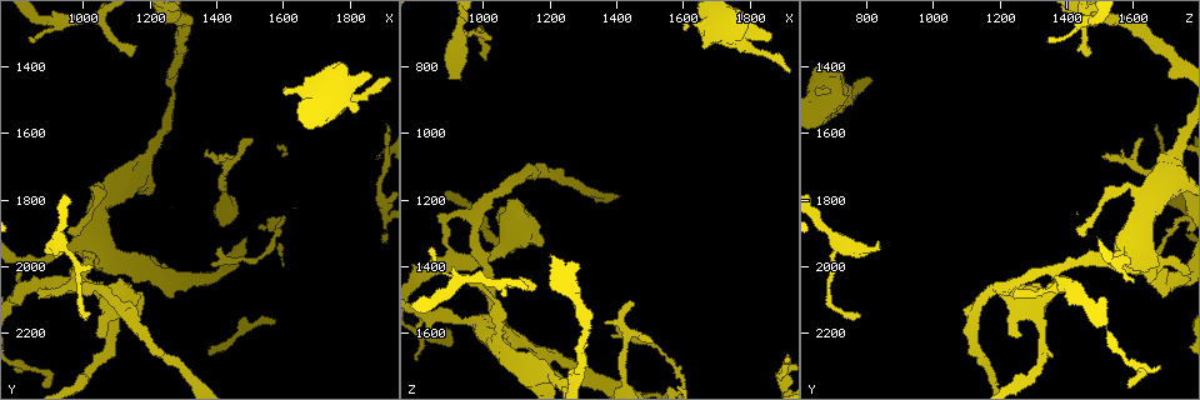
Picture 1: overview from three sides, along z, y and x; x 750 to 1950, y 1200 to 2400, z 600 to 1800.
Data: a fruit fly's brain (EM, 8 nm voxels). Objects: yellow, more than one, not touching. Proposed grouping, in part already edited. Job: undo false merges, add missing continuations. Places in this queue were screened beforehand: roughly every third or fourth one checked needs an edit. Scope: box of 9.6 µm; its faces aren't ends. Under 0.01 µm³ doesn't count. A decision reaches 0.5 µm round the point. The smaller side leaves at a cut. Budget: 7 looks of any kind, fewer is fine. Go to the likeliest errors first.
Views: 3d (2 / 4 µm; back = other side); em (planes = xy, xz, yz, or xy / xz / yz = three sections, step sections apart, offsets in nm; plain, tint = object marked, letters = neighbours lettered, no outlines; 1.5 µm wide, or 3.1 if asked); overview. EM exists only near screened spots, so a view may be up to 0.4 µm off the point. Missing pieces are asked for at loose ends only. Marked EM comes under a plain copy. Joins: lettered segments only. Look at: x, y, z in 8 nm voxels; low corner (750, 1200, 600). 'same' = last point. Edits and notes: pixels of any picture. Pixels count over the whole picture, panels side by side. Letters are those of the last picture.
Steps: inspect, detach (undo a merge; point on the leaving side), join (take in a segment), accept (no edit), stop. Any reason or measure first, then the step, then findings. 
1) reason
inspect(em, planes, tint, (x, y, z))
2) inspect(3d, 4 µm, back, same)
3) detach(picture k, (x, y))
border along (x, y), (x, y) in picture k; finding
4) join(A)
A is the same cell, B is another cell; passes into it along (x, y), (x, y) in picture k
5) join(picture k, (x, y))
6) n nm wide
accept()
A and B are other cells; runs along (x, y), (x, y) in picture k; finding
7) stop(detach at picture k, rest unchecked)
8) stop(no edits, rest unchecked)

branch stops here
inspect(3d, 2 µm, back, (910, 1930, 840))

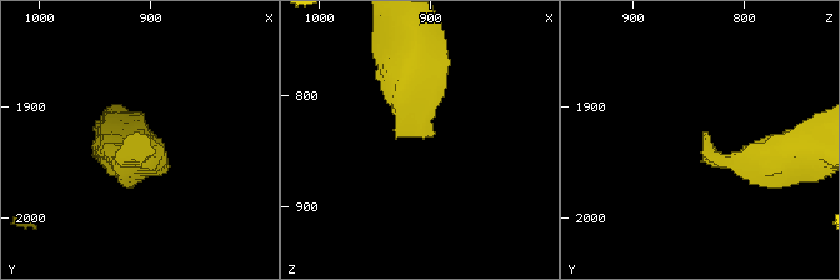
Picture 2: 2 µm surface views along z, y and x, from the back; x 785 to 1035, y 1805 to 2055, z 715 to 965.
inspect(em, planes, letters, (908, 1922, 834))

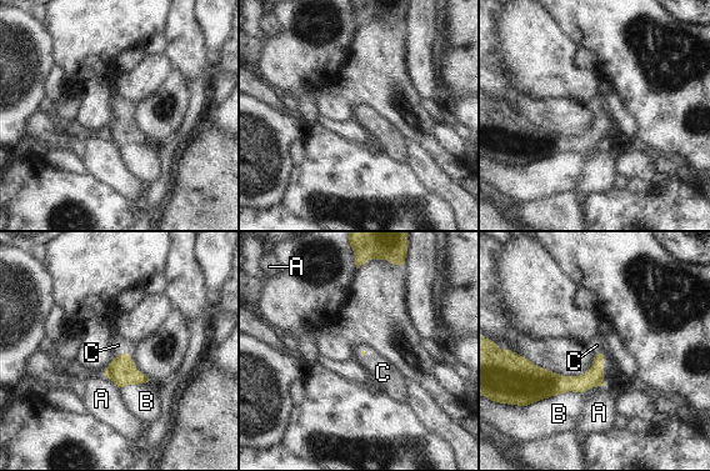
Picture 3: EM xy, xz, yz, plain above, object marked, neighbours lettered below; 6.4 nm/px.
join(C)
C is the same cell, A and B are other cells; passes into it along (594, 376), (603, 369), (596, 345) in picture 3; it goes on there

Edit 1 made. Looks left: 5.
free end
inspect(em, xz, step 8, letters, (1600, 1470, 690))

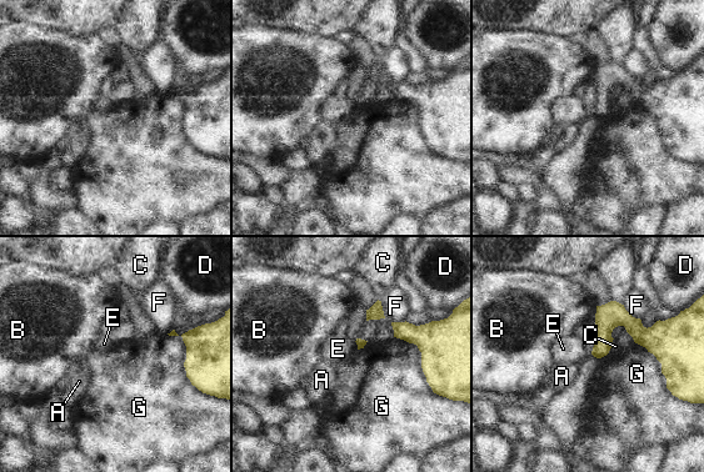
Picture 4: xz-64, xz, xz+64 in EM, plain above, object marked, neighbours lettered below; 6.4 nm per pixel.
accept()
A, B, C, D, E, F and G are other cells; runs along (599, 309), (627, 320), (667, 362) in picture 4; no lettered segment goes on from it

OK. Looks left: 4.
thin neck
inspect(3d, 4 µm, (890, 2070, 1330))

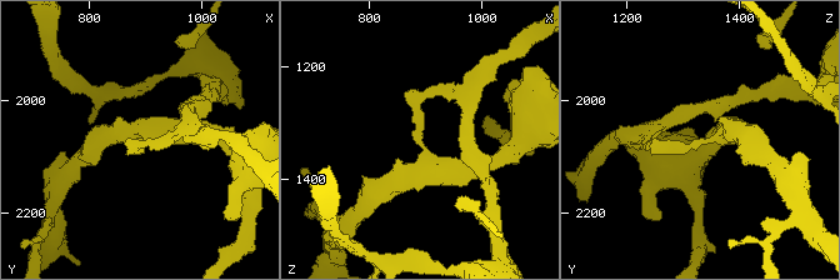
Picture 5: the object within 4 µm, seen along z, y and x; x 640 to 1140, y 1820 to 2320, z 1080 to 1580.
inspect(em, yz, step 8, tint, (890, 2070, 1340))

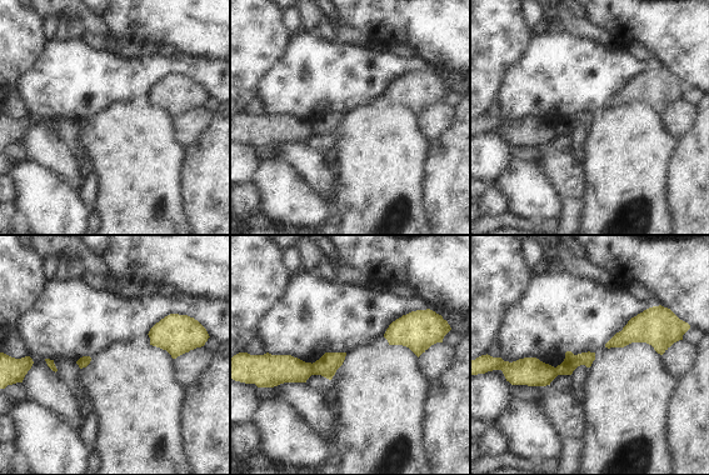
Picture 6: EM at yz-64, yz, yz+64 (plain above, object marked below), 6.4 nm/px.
inspect(em, planes, letters, same)

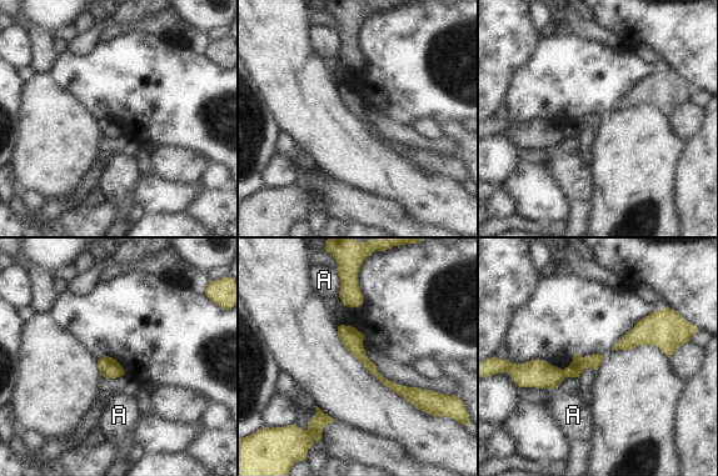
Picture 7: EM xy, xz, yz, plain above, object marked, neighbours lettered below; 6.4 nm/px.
detach(picture 7, (579, 364))
A is another cell; the part that leaves runs along (340, 329), (384, 381), (423, 394) in picture 7; a second cell is stuck on

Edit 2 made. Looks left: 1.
stop(join at picture 3, detach at picture 7, rest unchecked)

